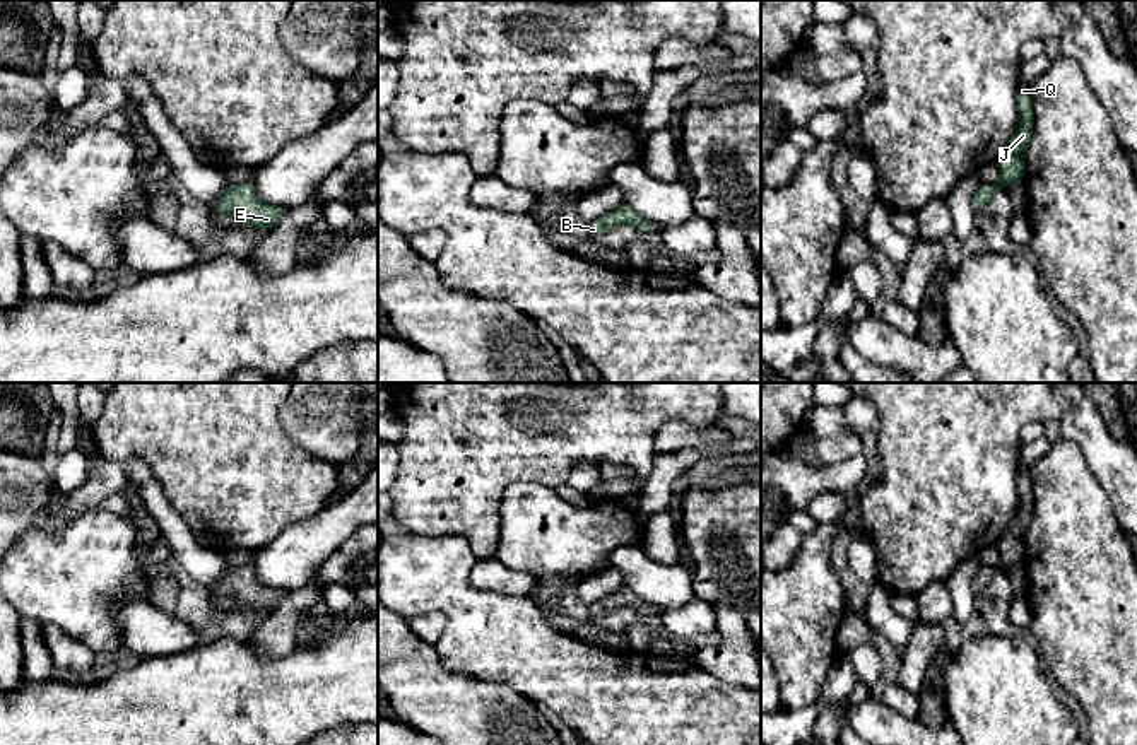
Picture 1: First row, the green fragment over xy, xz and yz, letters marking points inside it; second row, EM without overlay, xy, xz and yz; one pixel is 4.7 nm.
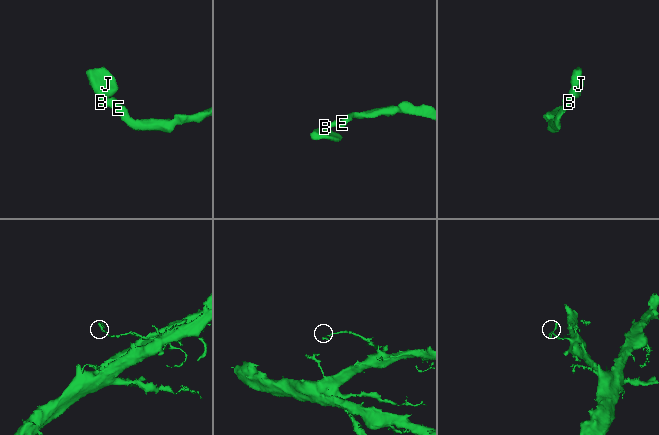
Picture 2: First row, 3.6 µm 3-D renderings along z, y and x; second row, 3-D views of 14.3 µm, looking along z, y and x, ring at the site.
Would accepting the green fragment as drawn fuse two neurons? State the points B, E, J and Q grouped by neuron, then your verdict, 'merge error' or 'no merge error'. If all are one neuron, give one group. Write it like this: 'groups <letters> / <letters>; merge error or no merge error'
groups B E J Q; no merge error

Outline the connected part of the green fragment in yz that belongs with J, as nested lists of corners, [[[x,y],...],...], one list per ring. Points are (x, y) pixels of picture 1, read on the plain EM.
[[[1021,466],[1017,475],[1019,489],[1019,506],[1016,516],[1010,519],[1007,530],[995,543],[1000,560],[995,567],[980,567],[973,581],[973,591],[976,598],[987,593],[987,586],[993,576],[1000,571],[1014,569],[1019,564],[1024,564],[1026,557],[1026,531],[1031,525],[1034,497],[1029,468]]]

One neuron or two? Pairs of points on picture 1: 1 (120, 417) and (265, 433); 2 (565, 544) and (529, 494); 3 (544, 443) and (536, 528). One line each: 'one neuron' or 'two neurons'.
1: one neuron
2: one neuron
3: two neurons

